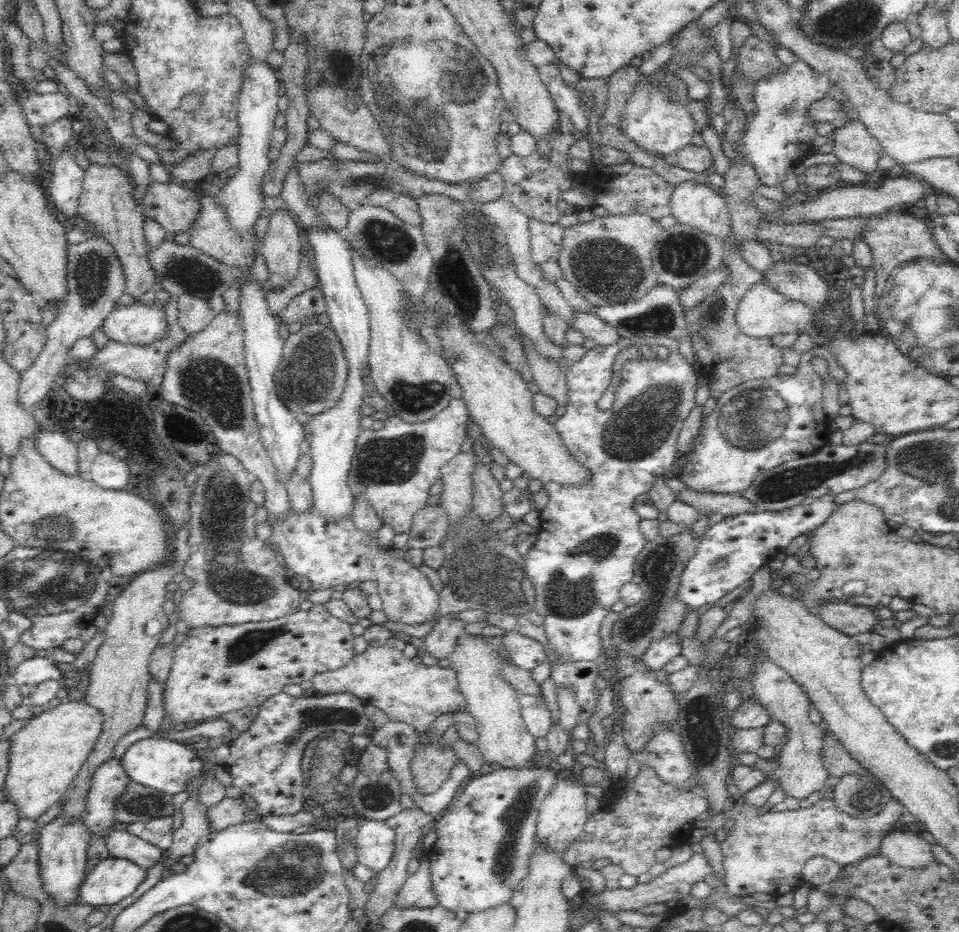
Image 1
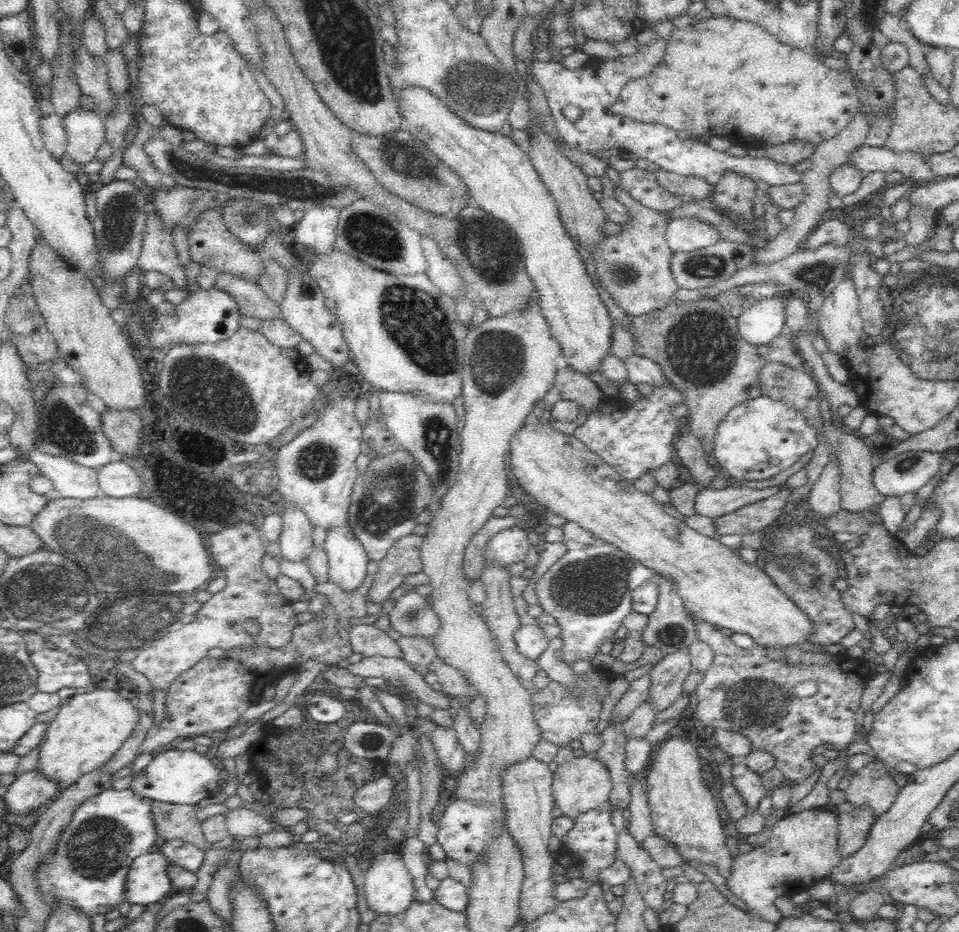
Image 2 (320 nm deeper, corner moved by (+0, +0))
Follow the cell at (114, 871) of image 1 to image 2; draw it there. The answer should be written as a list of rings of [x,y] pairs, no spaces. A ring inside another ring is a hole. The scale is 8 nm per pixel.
[[[160,852],[143,854],[127,874],[127,900],[131,904],[154,904],[172,894],[173,882],[169,870],[173,862]]]

